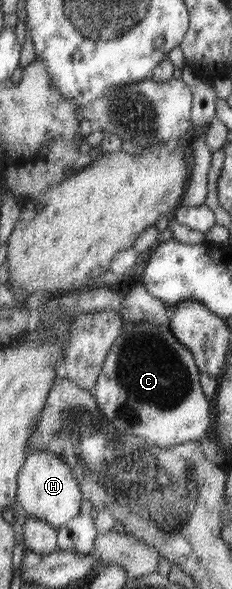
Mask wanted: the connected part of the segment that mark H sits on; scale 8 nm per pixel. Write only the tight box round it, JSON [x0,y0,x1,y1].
[17,451,85,530]

